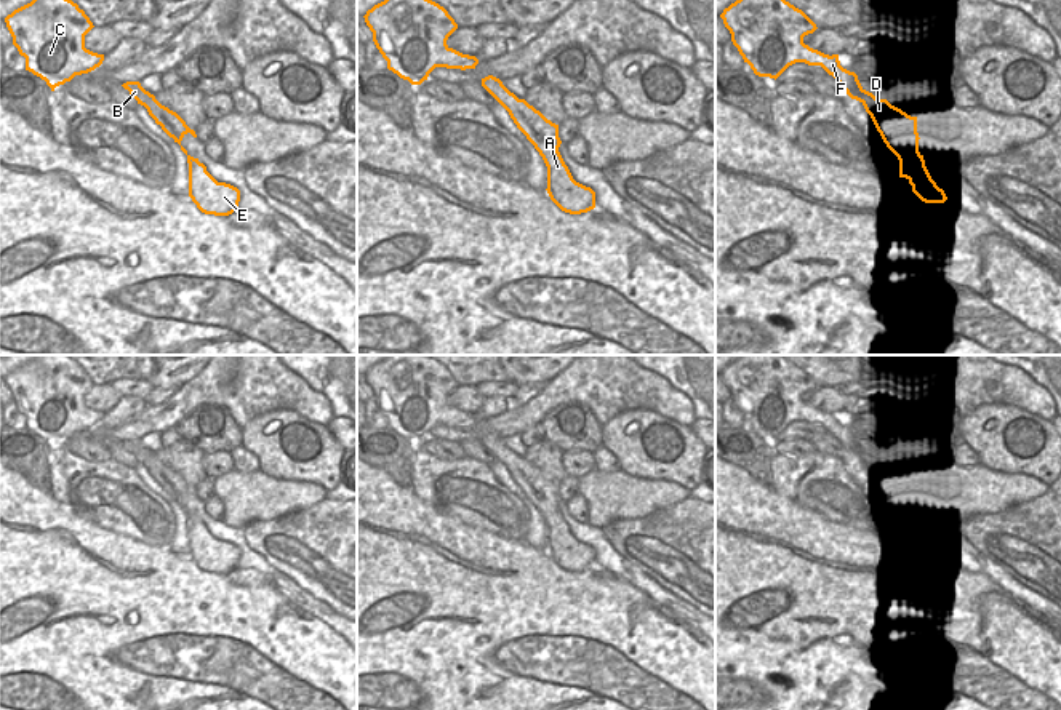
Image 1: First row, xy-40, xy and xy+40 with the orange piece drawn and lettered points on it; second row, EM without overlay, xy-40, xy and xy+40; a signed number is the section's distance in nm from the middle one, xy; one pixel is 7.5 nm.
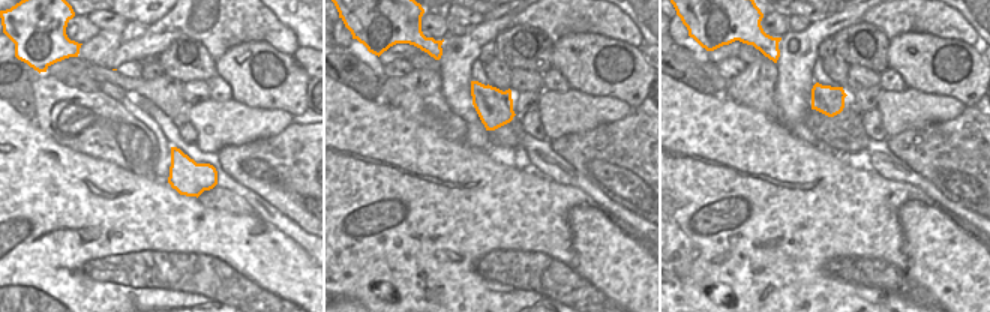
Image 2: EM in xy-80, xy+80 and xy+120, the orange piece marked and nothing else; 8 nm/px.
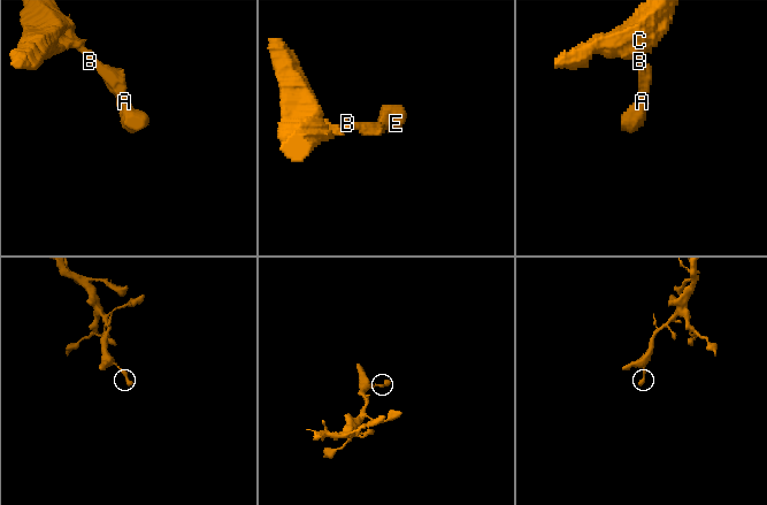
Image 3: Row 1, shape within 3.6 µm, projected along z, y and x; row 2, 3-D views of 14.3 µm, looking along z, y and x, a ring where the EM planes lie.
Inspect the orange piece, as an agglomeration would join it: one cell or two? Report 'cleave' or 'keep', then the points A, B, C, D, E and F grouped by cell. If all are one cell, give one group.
keep | A B C D E F

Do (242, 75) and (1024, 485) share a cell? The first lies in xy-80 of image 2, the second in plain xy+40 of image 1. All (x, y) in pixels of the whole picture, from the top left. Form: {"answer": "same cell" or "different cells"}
{"answer": "different cells"}

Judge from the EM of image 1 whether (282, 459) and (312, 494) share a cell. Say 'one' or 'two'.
two

